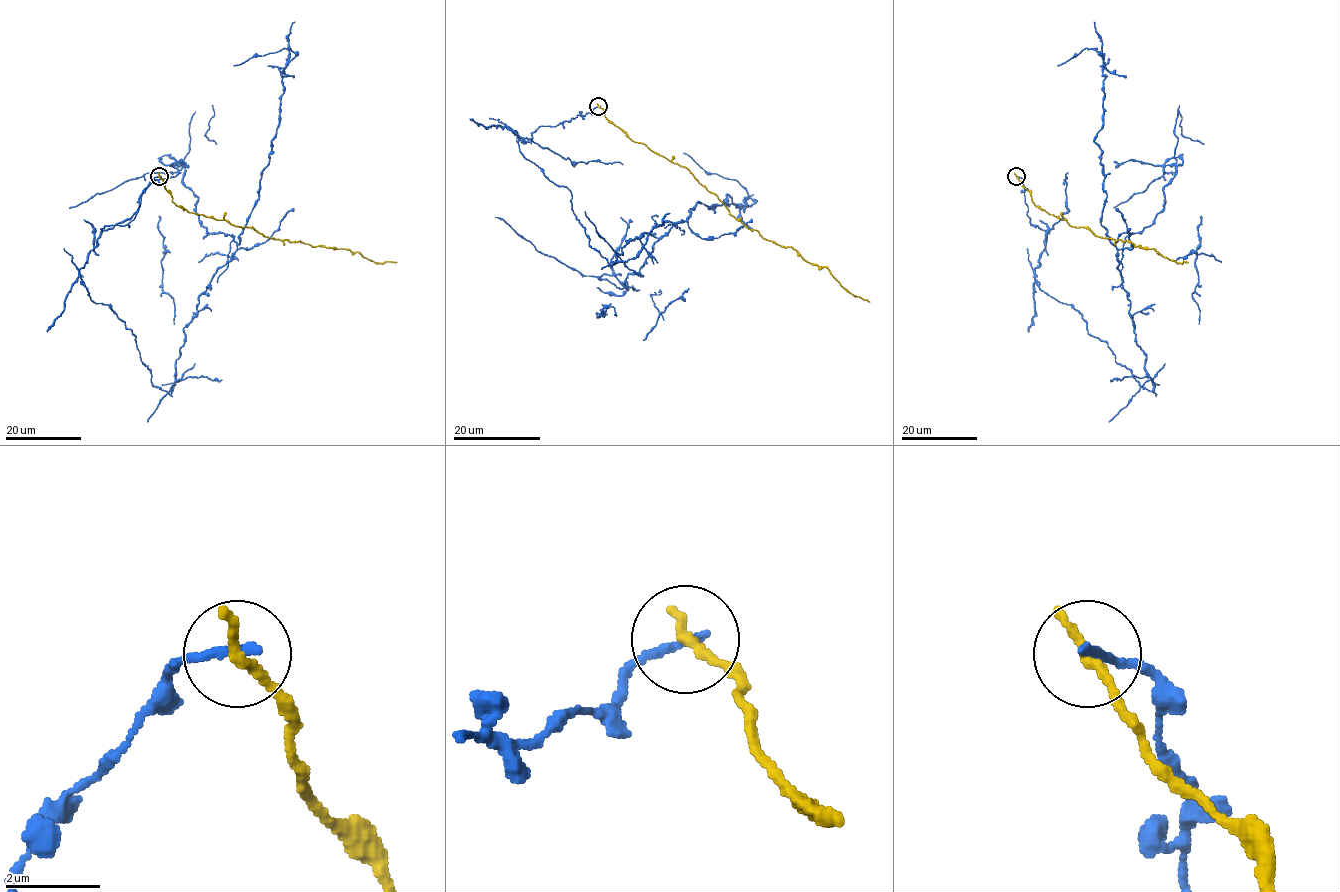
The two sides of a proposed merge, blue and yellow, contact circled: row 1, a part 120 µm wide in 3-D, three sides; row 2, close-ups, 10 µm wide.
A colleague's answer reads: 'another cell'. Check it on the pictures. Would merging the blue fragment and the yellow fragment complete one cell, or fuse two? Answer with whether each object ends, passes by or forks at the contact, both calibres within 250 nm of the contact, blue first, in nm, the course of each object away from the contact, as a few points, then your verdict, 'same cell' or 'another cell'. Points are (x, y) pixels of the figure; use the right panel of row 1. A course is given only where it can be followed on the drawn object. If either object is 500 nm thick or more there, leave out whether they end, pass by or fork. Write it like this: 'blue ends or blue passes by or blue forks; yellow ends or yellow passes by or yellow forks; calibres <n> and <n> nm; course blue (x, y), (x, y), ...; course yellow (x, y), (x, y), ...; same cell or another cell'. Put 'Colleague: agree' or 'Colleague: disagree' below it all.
blue ends; yellow ends; calibres 200 and 280 nm; course blue (1017, 177), (1045, 231), (1037, 285), (1155, 393), (1101, 223), (1104, 62), (1084, 48), (1057, 65); course yellow (1017, 177), (1034, 204), (1069, 224), (1087, 227), (1102, 238), (1153, 248), (1175, 262), (1187, 263); another cell
Colleague: agree

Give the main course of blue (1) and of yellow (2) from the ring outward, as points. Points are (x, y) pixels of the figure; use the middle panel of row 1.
1: (598, 106), (531, 139), (507, 127), (611, 264), (698, 202), (754, 202), (683, 152)
2: (598, 106), (634, 141), (684, 166), (748, 228), (826, 266), (843, 287), (869, 301)

